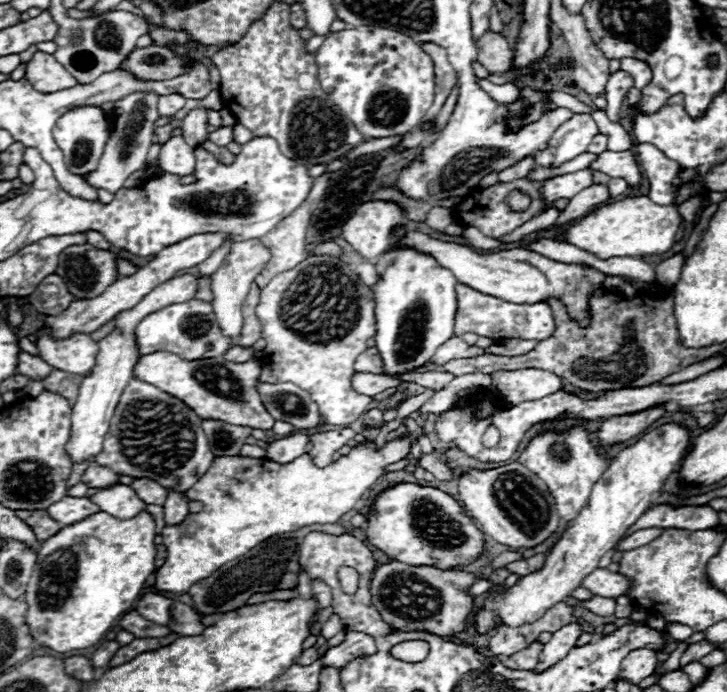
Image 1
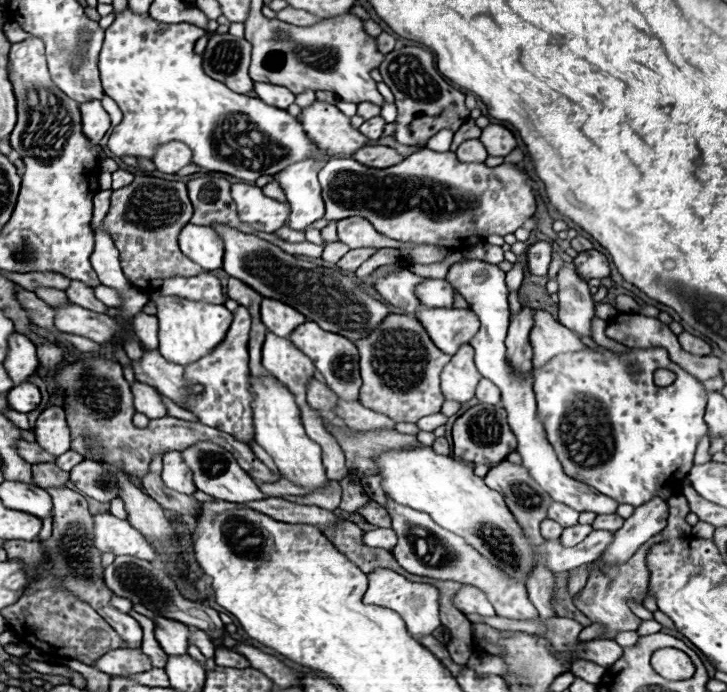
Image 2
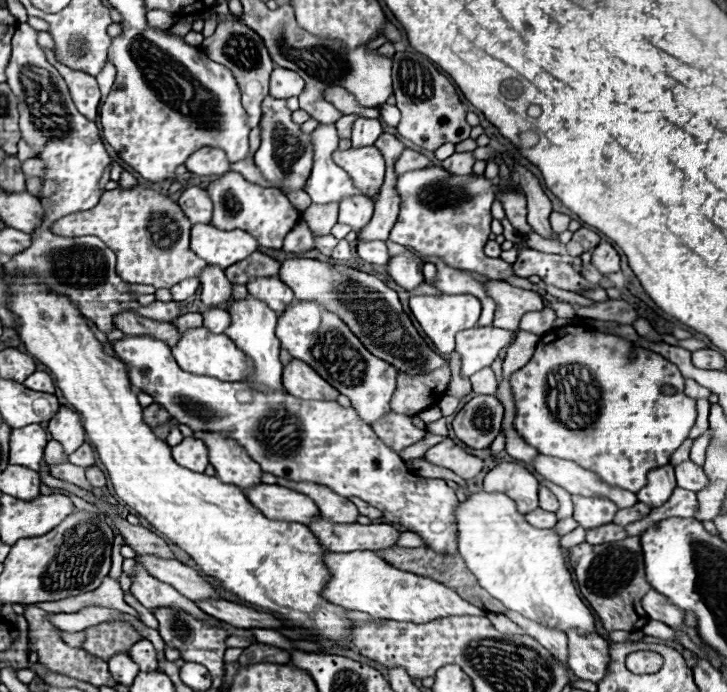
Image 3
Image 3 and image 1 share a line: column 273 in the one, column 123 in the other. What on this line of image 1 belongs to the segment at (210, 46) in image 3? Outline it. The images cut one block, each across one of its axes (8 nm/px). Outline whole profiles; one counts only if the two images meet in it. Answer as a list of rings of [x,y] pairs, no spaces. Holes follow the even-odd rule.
[[[156,44],[148,48],[136,48],[122,62],[120,70],[128,70],[140,80],[170,80],[188,72],[182,60],[178,60],[170,50]]]

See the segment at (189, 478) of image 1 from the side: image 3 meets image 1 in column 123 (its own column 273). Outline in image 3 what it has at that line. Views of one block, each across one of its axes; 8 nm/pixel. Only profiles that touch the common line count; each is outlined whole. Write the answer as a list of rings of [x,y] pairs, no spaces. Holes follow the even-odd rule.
[[[130,336],[114,340],[114,352],[128,362],[130,380],[140,390],[154,396],[154,400],[164,406],[174,420],[190,426],[192,430],[218,430],[234,438],[244,446],[246,454],[260,464],[264,472],[286,480],[306,480],[314,484],[328,486],[336,494],[344,498],[358,496],[370,506],[382,510],[384,518],[396,524],[406,526],[406,530],[422,536],[426,548],[436,554],[458,554],[458,534],[456,534],[456,518],[454,508],[458,506],[458,498],[444,480],[428,480],[412,474],[404,460],[388,448],[374,430],[354,412],[354,408],[344,408],[334,400],[300,400],[290,396],[288,392],[258,392],[252,390],[246,382],[220,382],[208,376],[196,376],[180,370],[176,360],[172,358],[170,346],[152,336]]]

